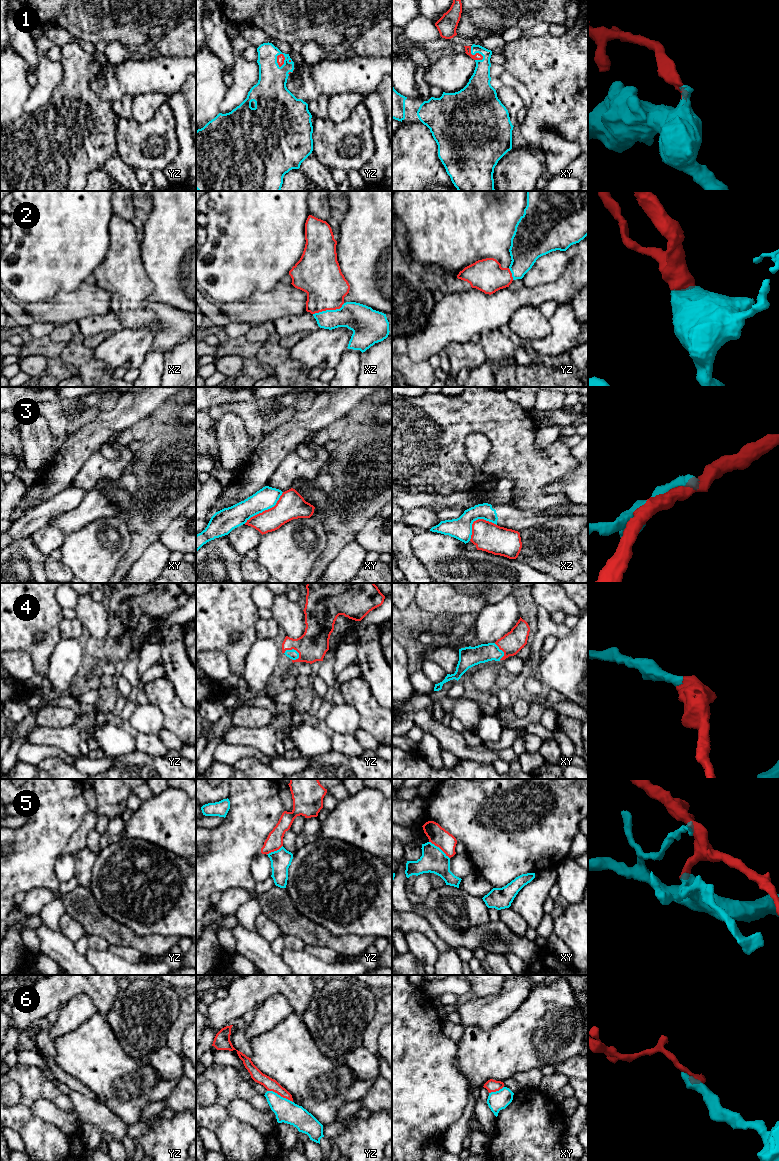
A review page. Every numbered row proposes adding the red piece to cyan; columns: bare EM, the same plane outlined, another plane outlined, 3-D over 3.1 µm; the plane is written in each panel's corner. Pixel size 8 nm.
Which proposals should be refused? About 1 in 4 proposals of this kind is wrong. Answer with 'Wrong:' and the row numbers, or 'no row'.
Wrong: 3, 5, 6

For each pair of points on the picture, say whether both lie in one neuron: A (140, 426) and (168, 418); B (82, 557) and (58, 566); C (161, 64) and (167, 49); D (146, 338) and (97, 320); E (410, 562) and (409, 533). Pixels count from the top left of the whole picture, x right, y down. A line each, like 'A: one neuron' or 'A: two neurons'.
A: two neurons
B: two neurons
C: two neurons
D: two neurons
E: one neuron

